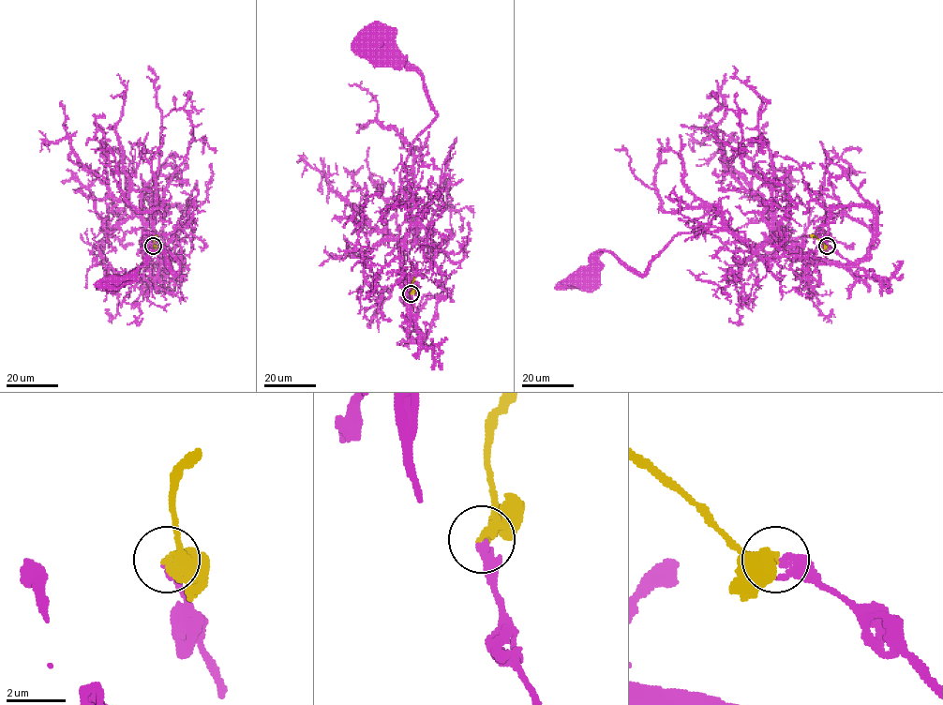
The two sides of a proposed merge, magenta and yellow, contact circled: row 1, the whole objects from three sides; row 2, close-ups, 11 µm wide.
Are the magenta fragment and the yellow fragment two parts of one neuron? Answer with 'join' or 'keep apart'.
join

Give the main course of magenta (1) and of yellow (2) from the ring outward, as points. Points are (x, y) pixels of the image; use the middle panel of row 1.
1: (411, 294), (416, 316), (401, 266), (409, 206), (400, 169), (437, 112), (405, 58), (366, 49)
2: (411, 293), (414, 277)

